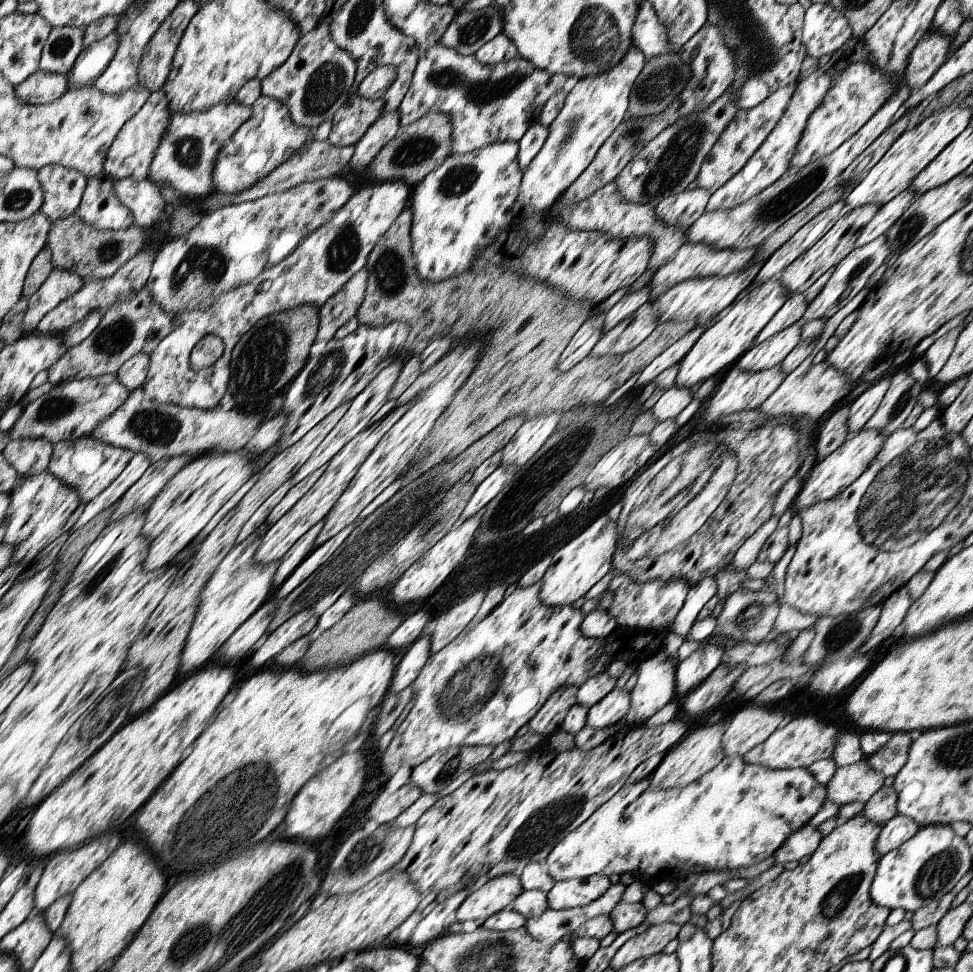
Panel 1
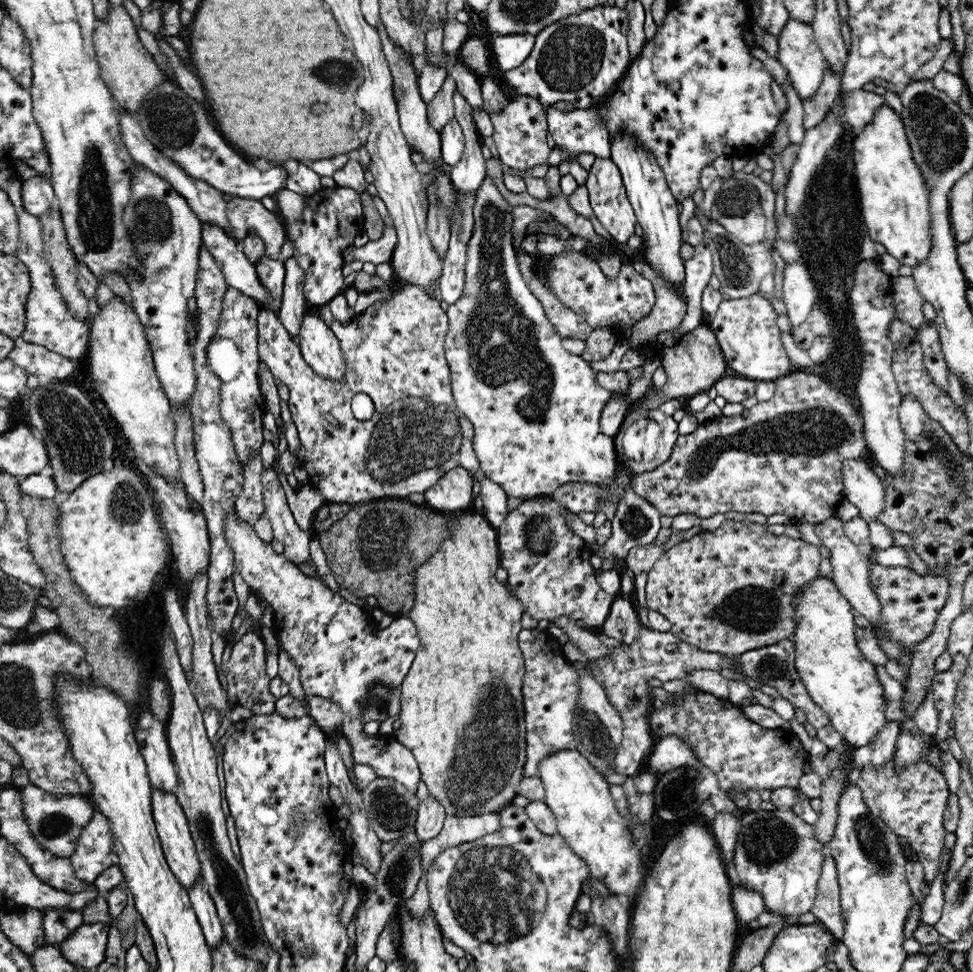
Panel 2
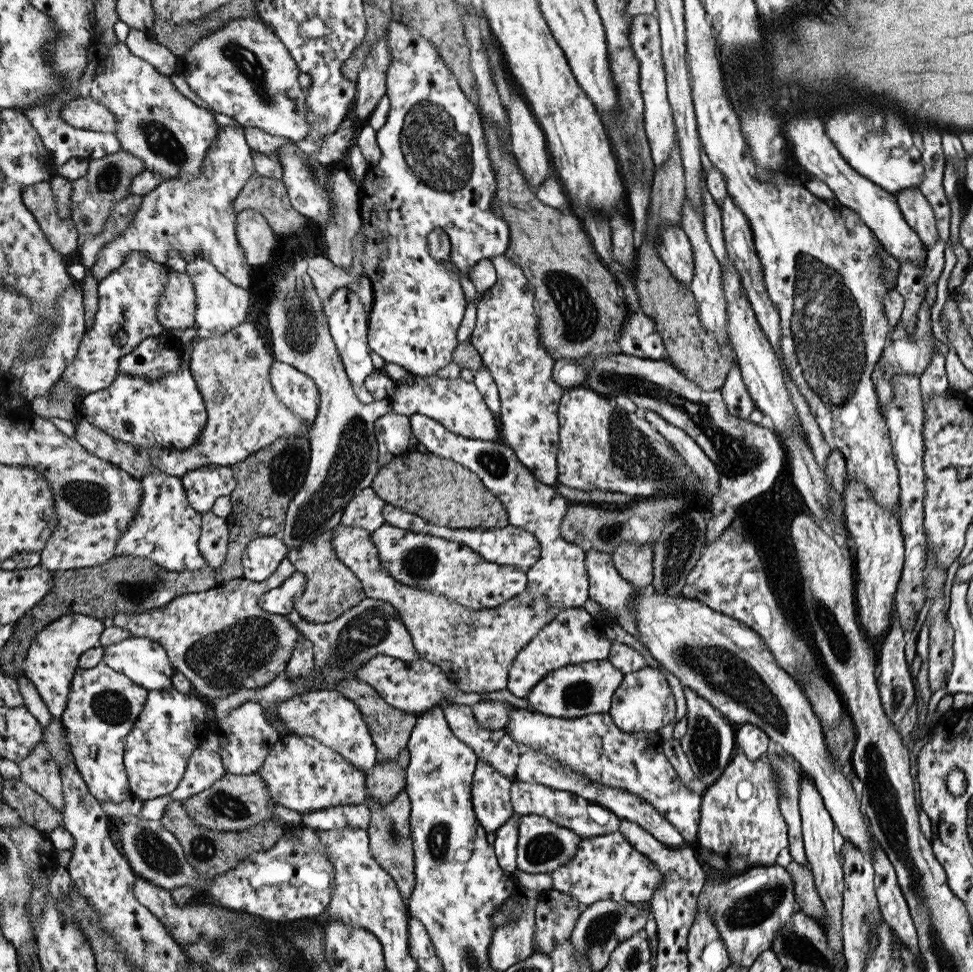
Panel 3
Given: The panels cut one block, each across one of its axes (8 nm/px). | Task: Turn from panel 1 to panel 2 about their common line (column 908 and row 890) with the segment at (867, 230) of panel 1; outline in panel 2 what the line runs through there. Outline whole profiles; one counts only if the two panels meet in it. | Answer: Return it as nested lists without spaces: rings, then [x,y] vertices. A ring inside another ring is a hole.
[[[202,878],[198,884],[194,884],[190,888],[190,902],[192,902],[192,910],[198,918],[198,924],[202,926],[202,936],[206,940],[206,946],[212,952],[218,950],[222,946],[222,940],[224,940],[224,930],[222,930],[220,918],[216,916],[216,904],[210,898]]]

